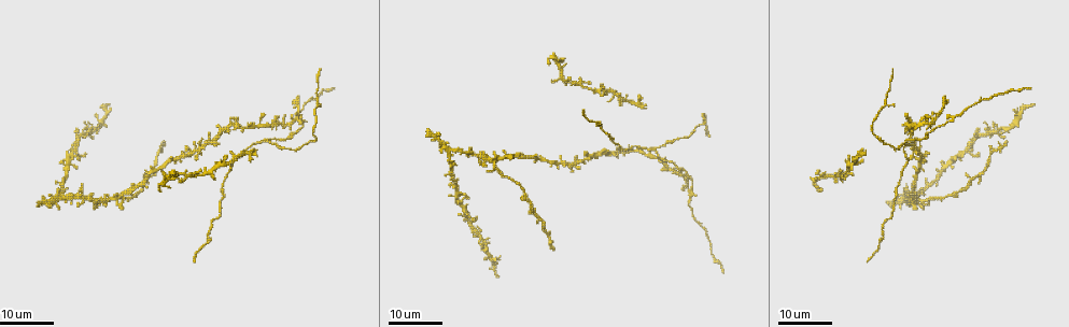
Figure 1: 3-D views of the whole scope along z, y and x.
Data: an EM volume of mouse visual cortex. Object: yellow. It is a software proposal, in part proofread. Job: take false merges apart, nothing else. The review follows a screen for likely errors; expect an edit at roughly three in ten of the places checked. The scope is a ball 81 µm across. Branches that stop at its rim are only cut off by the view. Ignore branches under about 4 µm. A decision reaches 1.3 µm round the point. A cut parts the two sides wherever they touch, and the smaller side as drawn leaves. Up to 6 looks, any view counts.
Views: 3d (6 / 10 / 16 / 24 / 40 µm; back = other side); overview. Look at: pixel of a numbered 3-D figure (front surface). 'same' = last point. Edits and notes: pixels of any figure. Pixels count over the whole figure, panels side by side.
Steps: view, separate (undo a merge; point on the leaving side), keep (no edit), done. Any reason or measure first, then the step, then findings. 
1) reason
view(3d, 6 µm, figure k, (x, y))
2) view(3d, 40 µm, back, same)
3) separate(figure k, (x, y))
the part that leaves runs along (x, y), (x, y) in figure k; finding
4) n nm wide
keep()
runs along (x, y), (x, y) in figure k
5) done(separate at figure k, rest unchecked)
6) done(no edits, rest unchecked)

four or more arms meet
view(3d, 16 µm, figure 1, (199, 148))

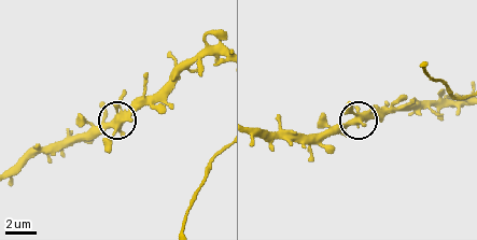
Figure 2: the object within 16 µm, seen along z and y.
view(3d, 6 µm, figure 2, (117, 118))

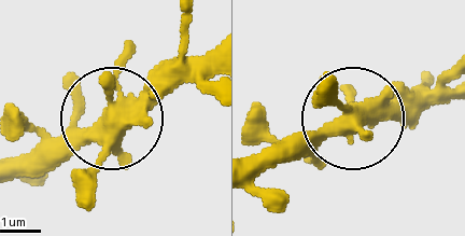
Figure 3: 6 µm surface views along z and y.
keep()
runs along (124, 130), (86, 127), (38, 169) in figure 3; all the same cell

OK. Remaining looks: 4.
branch point
view(3d, 24 µm, figure 1, (653, 150))

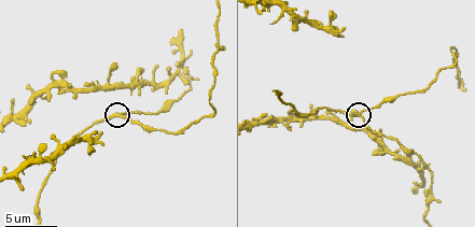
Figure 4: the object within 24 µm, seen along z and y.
view(3d, 6 µm, figure 4, (358, 115))

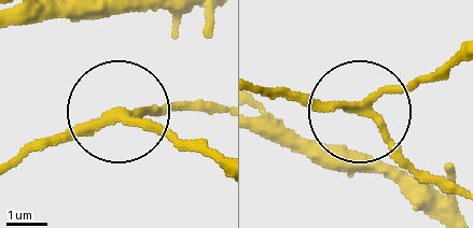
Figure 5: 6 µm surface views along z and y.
view(3d, 6 µm, back, figure 5, (356, 103))

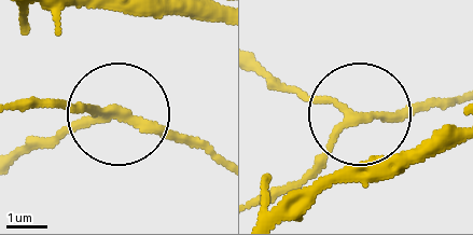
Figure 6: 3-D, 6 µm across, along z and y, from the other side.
keep()
runs along (25, 104), (110, 110), (38, 141) in figure 6; one cell here

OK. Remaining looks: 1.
two arms at a narrow angle
view(3d, 10 µm, figure 4, (167, 86))

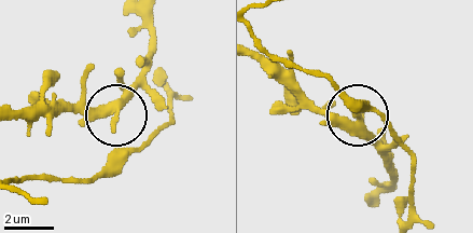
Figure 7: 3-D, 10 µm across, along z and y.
280 nm wide
keep()
runs along (17, 115), (73, 109), (110, 115), (145, 74) in figure 7; all the same cell

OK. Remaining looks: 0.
done(no edits, rest unchecked)

